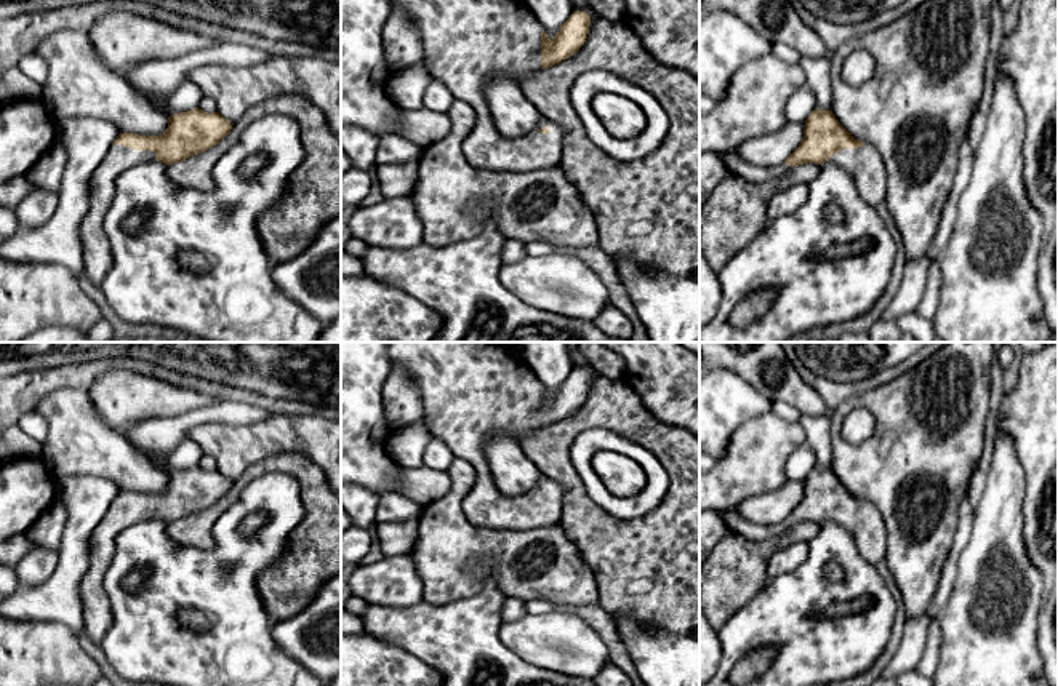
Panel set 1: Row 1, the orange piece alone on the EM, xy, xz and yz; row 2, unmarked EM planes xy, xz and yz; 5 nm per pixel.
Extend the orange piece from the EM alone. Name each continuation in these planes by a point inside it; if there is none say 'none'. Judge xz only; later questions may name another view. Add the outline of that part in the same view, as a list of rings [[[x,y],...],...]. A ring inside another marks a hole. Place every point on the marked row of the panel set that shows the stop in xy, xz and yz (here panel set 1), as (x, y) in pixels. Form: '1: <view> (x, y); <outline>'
1: xz (464, 42); [[[389,0],[402,6],[419,29],[423,61],[432,82],[442,82],[455,96],[475,109],[477,122],[463,144],[471,165],[499,173],[527,173],[560,165],[563,134],[557,123],[543,118],[523,136],[504,138],[495,126],[483,85],[491,77],[515,82],[541,70],[541,32],[536,16],[523,0]]]

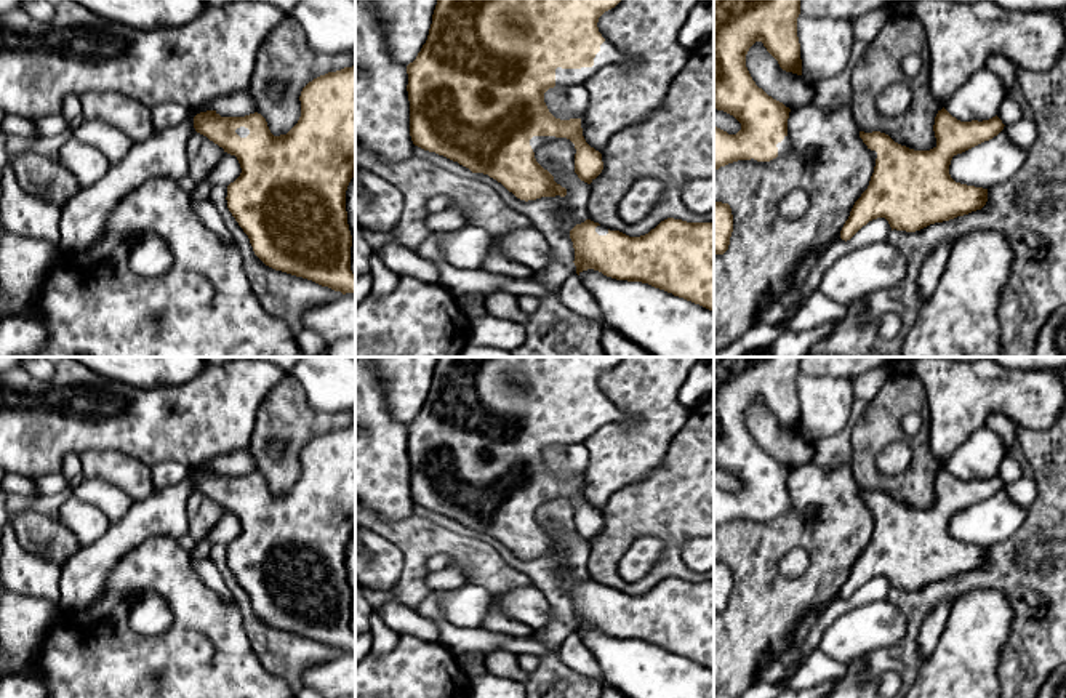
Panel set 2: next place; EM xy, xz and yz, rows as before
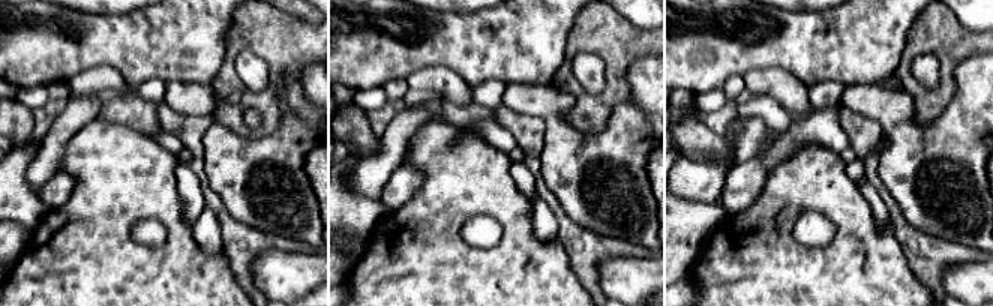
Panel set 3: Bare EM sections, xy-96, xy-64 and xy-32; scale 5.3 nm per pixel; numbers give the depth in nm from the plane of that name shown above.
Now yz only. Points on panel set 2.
1: yz (785, 146); [[[784,136],[784,139],[776,144],[776,147],[778,147],[778,157],[787,155],[791,152],[791,139],[789,139],[789,136]]]

